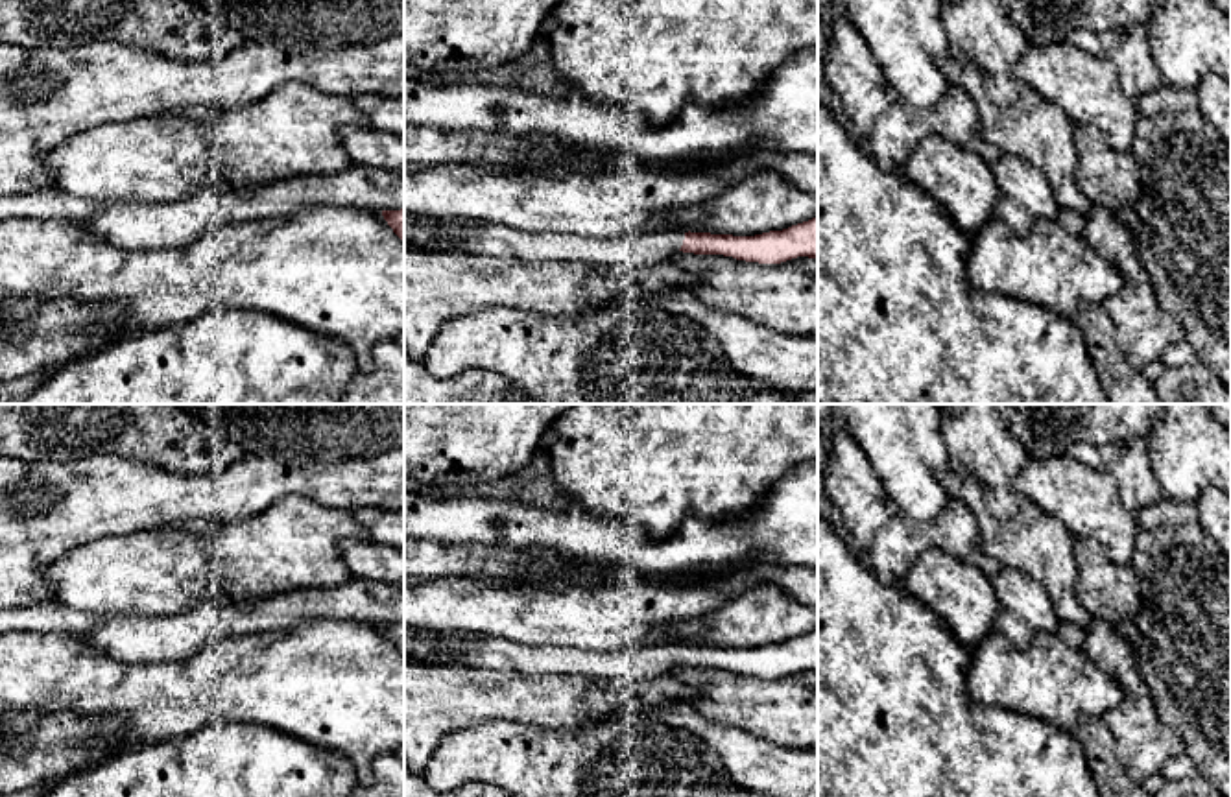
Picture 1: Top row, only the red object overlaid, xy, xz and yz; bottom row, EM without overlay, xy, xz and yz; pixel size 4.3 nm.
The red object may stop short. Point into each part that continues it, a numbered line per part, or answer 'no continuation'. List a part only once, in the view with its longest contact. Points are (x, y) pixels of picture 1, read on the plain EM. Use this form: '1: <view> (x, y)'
1: xz (497, 654)

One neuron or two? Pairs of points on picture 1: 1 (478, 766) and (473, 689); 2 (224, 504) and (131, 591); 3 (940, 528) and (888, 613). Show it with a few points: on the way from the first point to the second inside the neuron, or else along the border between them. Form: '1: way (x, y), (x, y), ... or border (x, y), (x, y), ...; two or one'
1: border (519, 720), (486, 720), (451, 731), (438, 748); two
2: border (179, 524), (141, 528), (137, 532); two
3: border (872, 567), (881, 580), (899, 585); two

